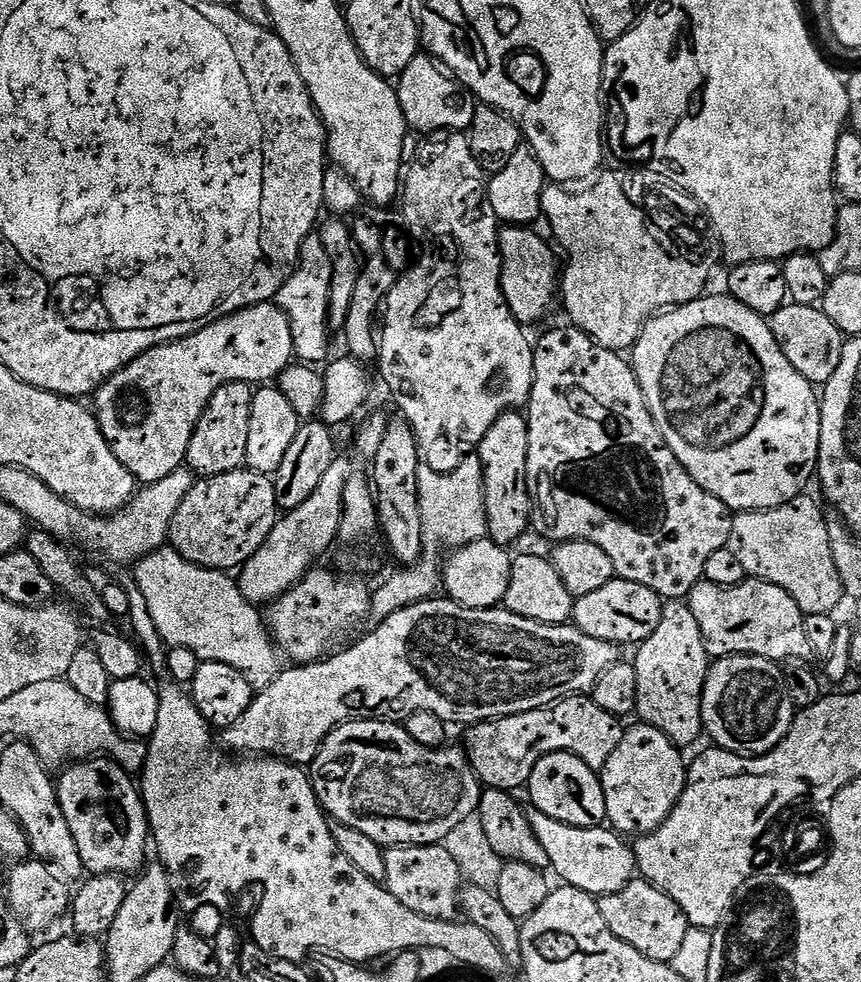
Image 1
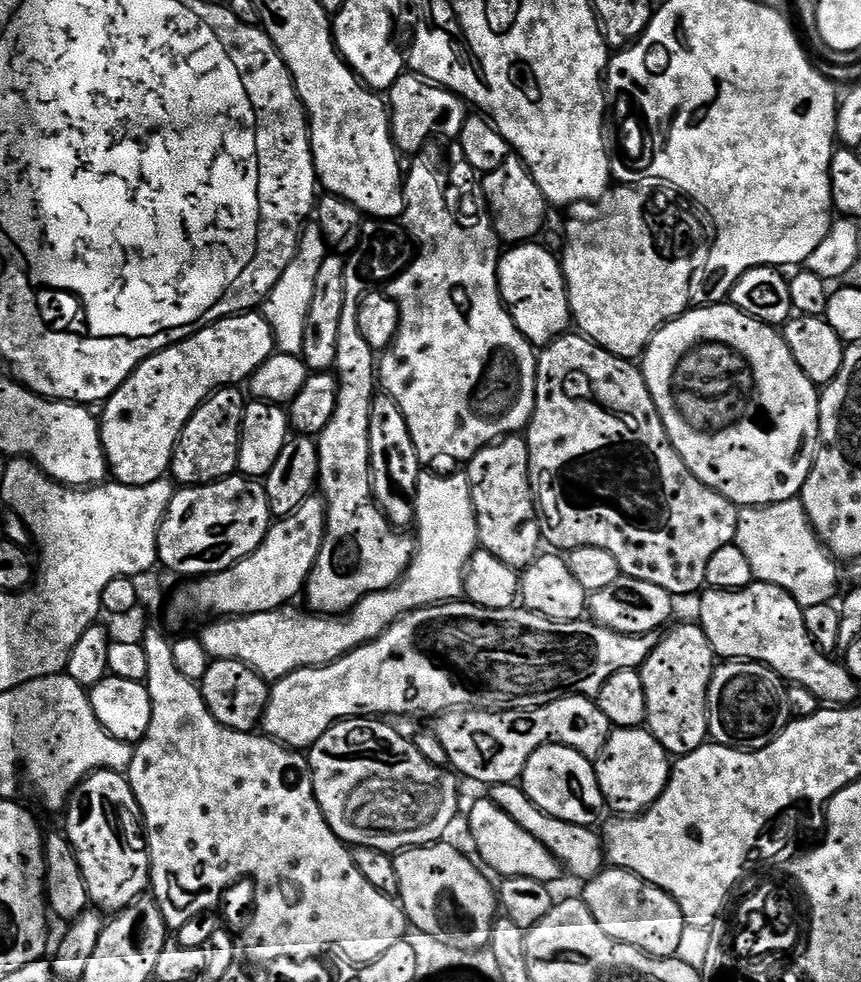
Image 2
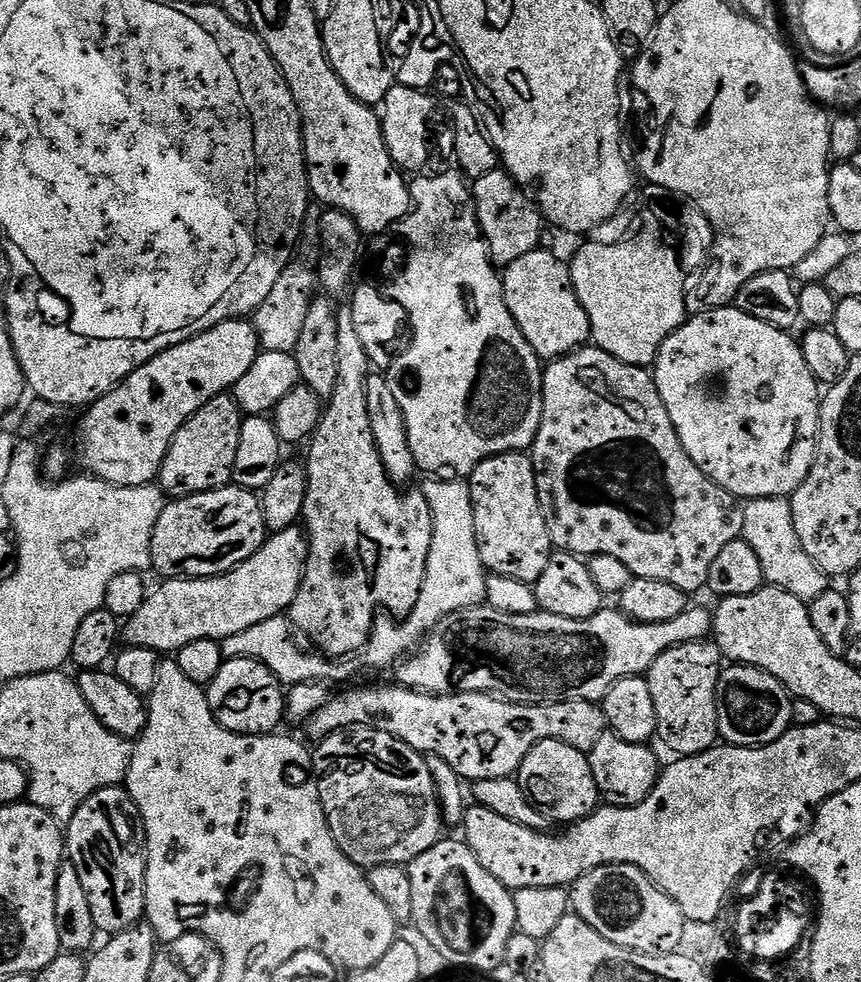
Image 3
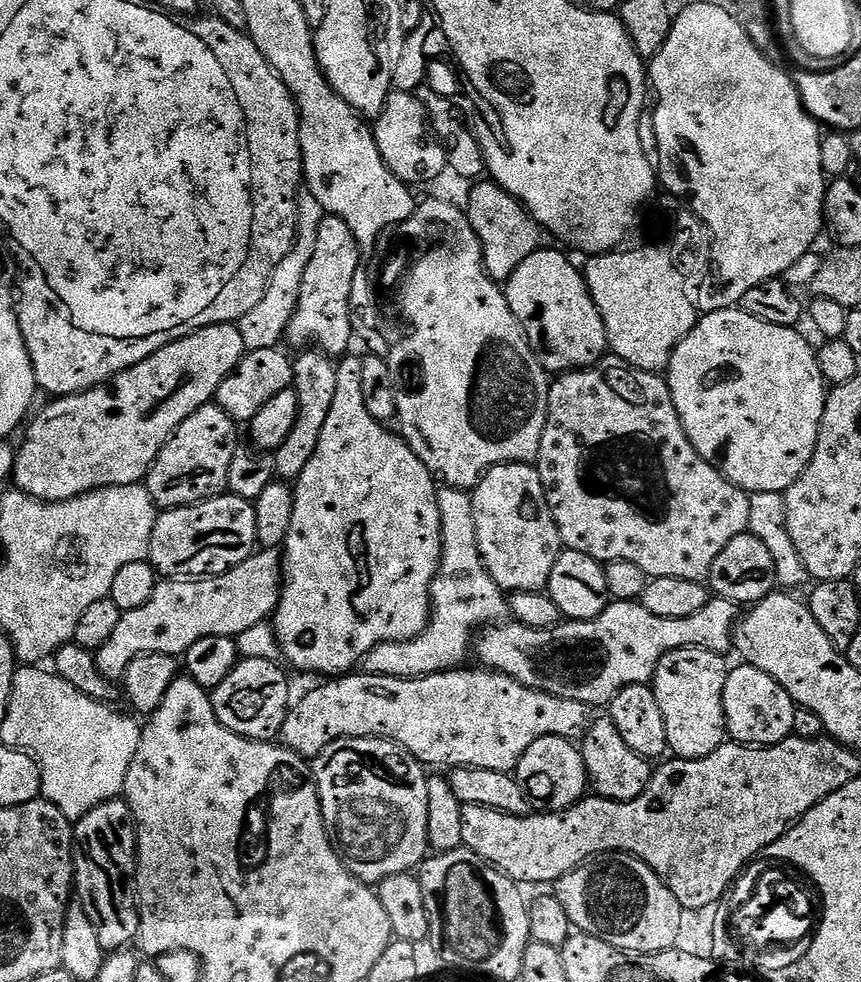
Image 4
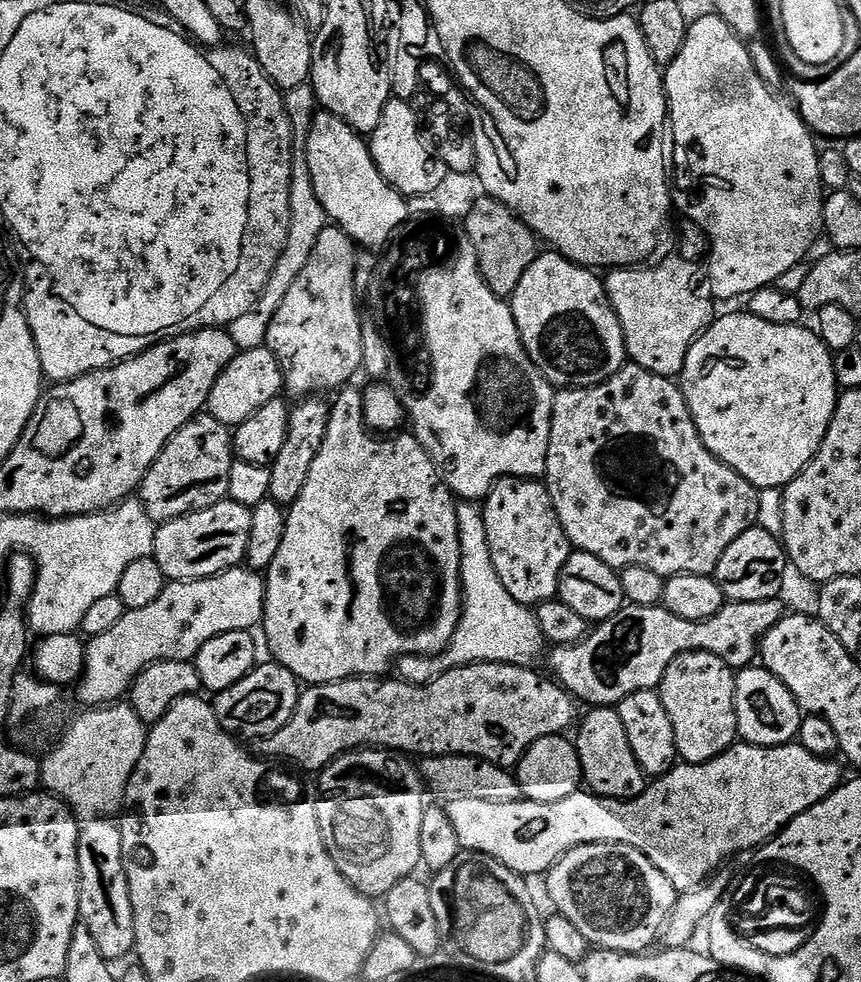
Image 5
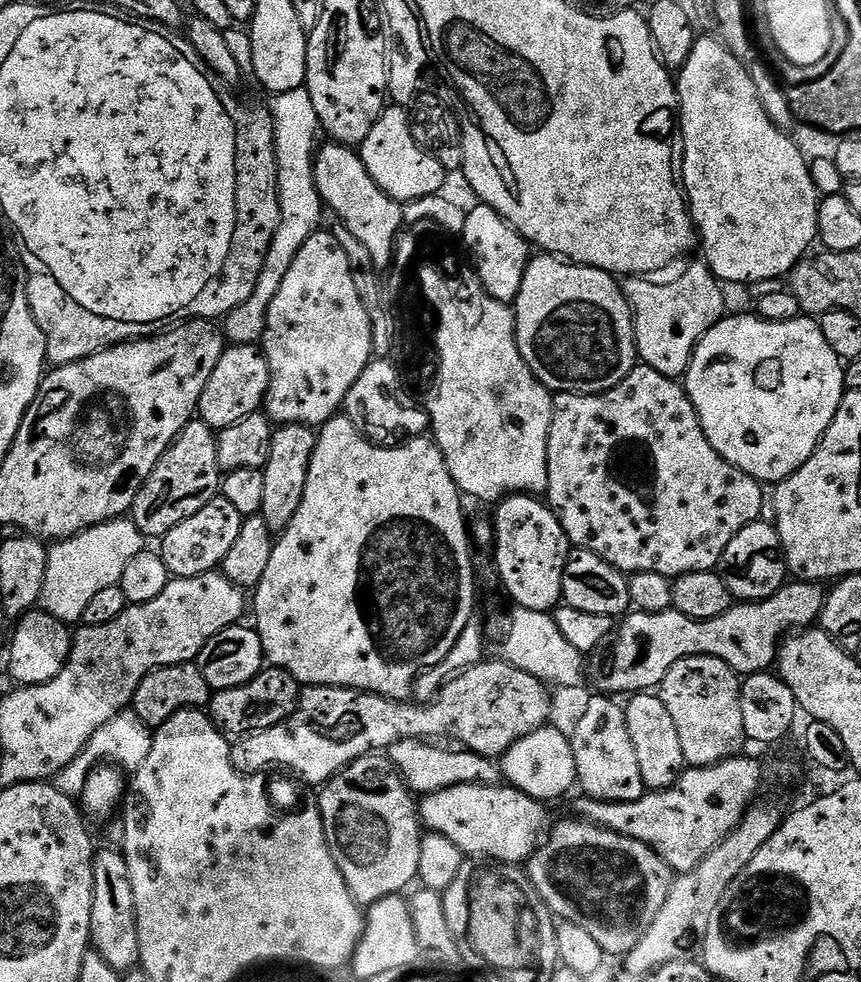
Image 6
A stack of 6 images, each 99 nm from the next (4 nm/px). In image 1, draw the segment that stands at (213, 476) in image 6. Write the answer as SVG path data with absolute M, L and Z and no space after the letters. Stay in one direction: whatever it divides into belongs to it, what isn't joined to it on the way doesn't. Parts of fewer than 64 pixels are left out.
M245 380L230 382L226 386L222 386L214 394L214 398L210 398L202 418L198 418L188 447L186 467L192 471L193 477L207 478L218 474L230 474L231 472L239 472L245 467L244 459L246 458L246 445L250 434L250 406L252 405L253 391L253 385L246 383Z

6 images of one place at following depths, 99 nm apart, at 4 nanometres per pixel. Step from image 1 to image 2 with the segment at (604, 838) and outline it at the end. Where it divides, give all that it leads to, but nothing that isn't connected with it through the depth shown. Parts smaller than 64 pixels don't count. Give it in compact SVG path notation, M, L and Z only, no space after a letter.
M519 783L514 784L494 784L490 788L490 798L526 834L534 834L538 842L542 842L552 851L556 860L560 861L563 871L572 876L577 876L580 882L593 880L599 872L604 871L606 867L606 855L604 853L604 842L601 833L595 827L587 828L586 826L574 826L574 822L562 822L562 818L554 818L546 814L525 794L523 787Z

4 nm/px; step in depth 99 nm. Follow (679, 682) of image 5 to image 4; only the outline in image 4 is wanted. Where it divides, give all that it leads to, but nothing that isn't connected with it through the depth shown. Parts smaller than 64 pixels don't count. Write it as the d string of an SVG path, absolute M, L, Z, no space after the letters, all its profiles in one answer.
M679 648L666 654L658 662L656 674L650 681L652 693L658 698L658 710L662 710L662 722L666 722L666 738L668 752L681 760L706 758L718 750L718 746L726 743L728 723L724 709L724 691L726 678L730 671L725 657L719 652L711 652L705 648Z

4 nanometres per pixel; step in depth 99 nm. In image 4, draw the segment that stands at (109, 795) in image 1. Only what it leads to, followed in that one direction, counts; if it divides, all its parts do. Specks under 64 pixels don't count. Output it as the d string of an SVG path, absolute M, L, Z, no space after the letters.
M117 798L94 806L90 814L75 821L72 834L72 871L74 873L74 892L78 903L90 922L94 922L94 931L102 942L105 953L111 954L127 949L128 944L140 934L140 905L136 899L136 820L127 800Z

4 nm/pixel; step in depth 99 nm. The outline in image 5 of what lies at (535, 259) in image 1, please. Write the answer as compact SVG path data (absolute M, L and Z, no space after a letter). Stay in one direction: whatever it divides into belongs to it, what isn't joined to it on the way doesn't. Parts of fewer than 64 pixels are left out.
M555 250L545 253L545 256L544 253L537 255L536 261L526 270L526 274L522 274L522 282L518 282L510 297L520 340L536 369L557 389L589 388L601 384L620 371L628 360L622 326L608 303L604 280L596 277L599 275L593 269L567 260Z

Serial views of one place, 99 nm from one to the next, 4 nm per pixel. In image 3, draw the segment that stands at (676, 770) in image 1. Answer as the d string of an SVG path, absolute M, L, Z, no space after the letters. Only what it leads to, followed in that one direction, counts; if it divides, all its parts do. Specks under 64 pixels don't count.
M605 730L602 738L594 742L586 755L590 770L594 774L594 782L605 805L633 808L650 795L662 771L662 763L660 764L659 758L650 749L648 744L626 742L626 738L618 738L618 734L610 730Z

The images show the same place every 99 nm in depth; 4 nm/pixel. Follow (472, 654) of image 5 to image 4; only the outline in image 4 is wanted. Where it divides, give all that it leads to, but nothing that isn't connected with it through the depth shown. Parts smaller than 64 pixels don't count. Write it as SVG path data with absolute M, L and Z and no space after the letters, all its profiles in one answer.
M441 487L438 491L438 510L442 514L442 558L432 583L432 617L426 630L412 640L374 646L374 650L370 650L362 661L367 675L411 678L455 670L470 656L470 637L473 633L503 621L509 615L505 593L496 585L494 578L490 578L480 557L471 495L462 488Z

